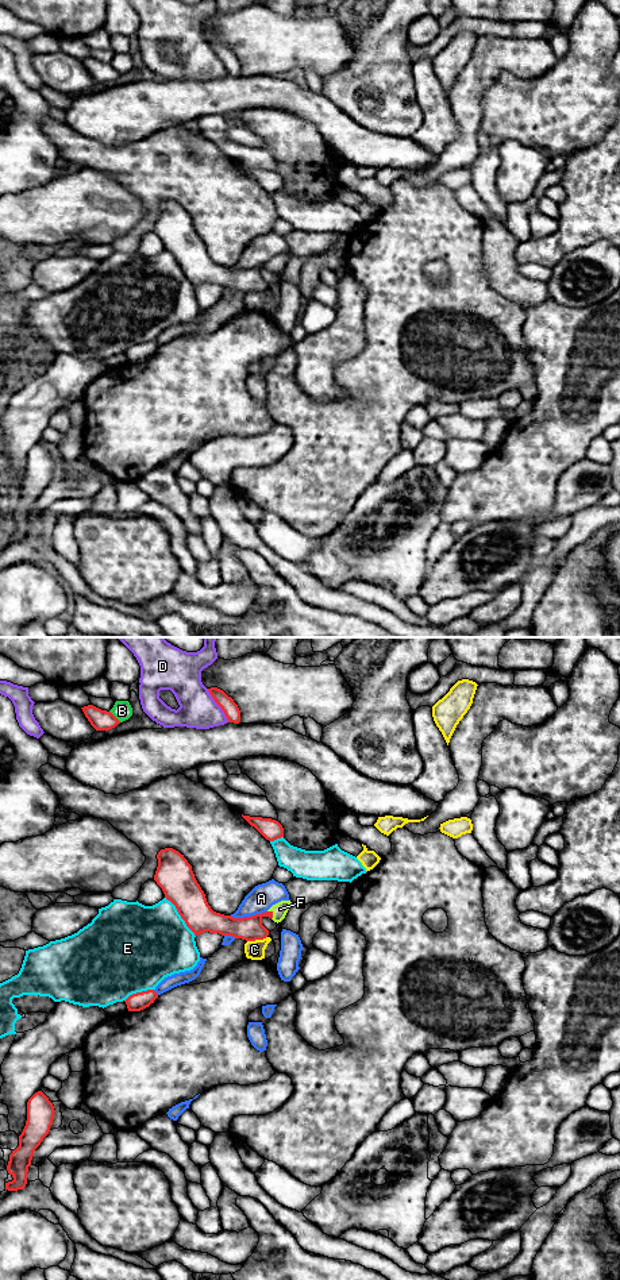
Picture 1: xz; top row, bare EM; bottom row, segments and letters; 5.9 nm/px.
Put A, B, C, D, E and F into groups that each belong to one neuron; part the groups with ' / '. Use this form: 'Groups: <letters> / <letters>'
Groups: A / B / C / D / E / F

